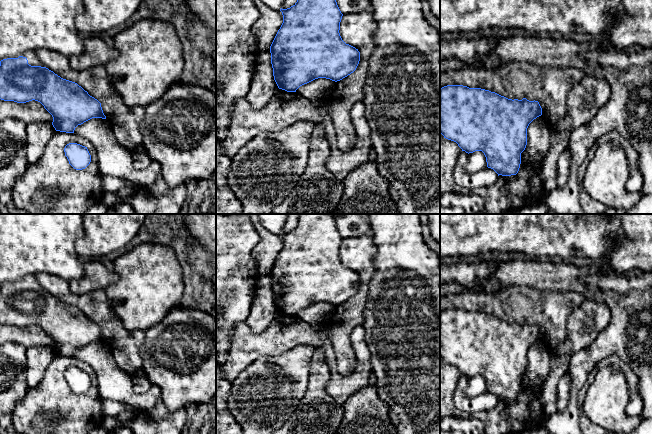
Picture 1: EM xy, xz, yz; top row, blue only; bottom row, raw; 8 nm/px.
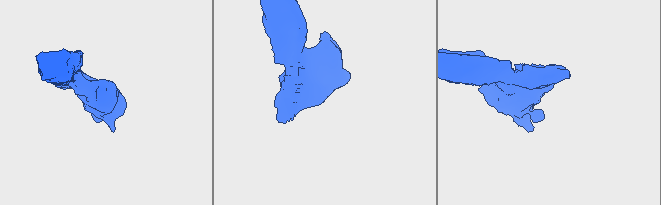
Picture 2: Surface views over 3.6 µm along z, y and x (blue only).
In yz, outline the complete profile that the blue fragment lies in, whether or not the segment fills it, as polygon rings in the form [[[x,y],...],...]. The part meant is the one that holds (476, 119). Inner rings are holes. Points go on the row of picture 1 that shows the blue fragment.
[[[447,85],[440,88],[440,133],[444,136],[444,138],[456,142],[462,151],[465,151],[468,154],[475,151],[482,151],[486,157],[487,167],[493,169],[498,176],[511,176],[518,173],[521,164],[521,153],[525,150],[527,145],[527,128],[534,119],[541,115],[542,108],[539,102],[535,100],[529,101],[526,98],[523,98],[522,100],[512,100],[489,90],[469,88],[463,85]]]

